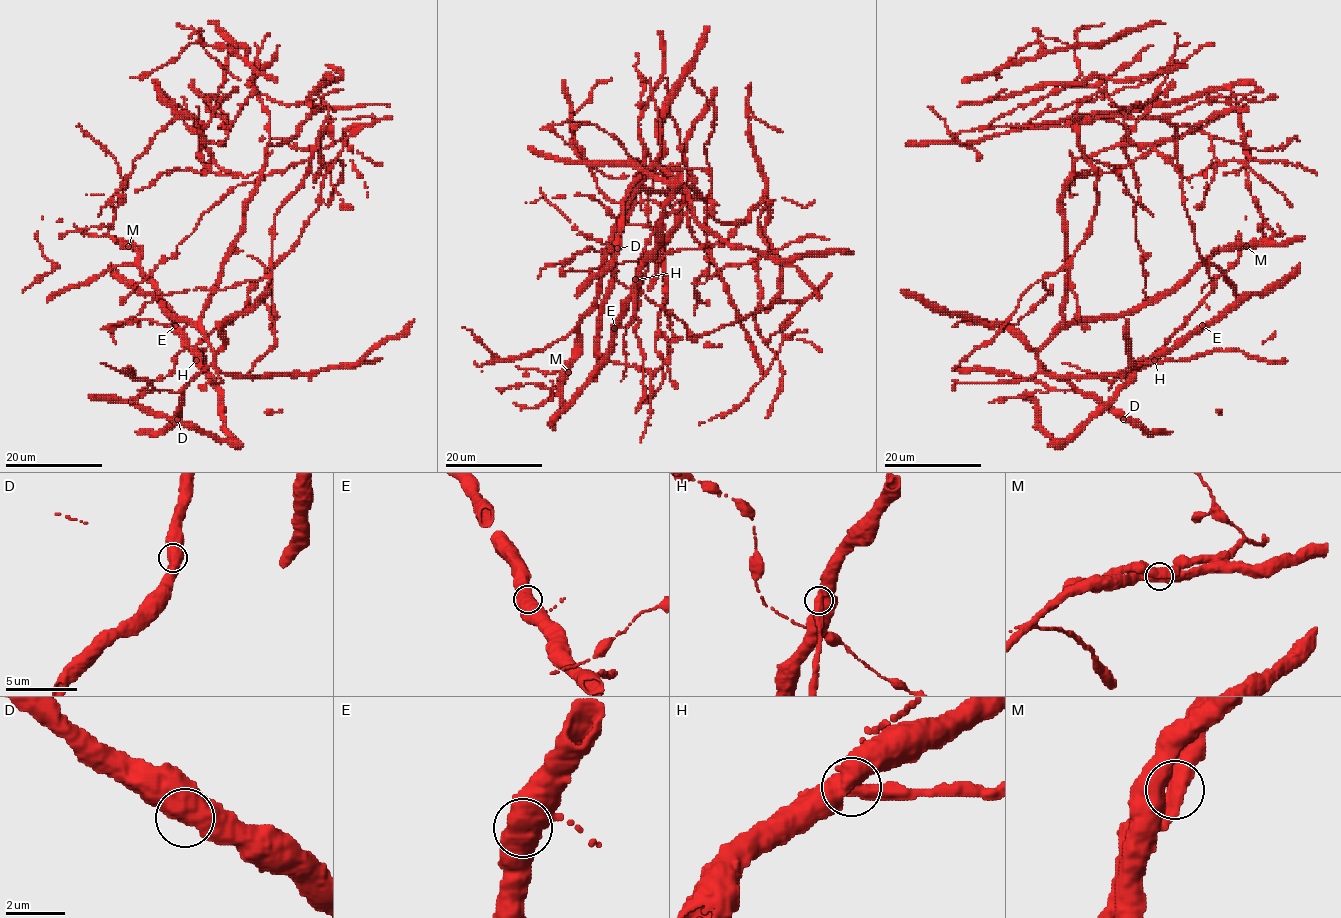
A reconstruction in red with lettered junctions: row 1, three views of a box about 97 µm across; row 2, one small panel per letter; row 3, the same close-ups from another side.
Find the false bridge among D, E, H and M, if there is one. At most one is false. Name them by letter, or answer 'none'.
H

